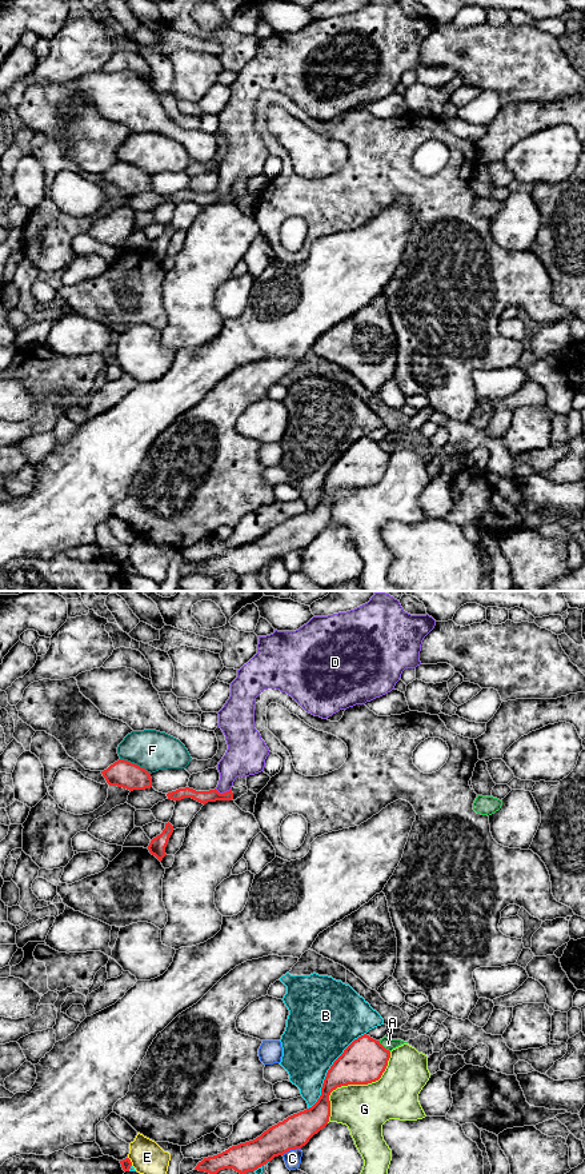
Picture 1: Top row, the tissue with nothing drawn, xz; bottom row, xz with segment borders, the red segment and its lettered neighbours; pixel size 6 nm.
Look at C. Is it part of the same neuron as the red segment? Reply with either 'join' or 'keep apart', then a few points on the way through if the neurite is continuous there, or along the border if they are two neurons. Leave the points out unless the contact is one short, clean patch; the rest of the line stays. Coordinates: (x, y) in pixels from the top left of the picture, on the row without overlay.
keep apart; border xz (300, 550), (291, 551), (283, 558)

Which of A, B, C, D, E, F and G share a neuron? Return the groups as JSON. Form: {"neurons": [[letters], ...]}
{"neurons": [["A"], ["B"], ["C"], ["D"], ["E"], ["F"], ["G"]]}

